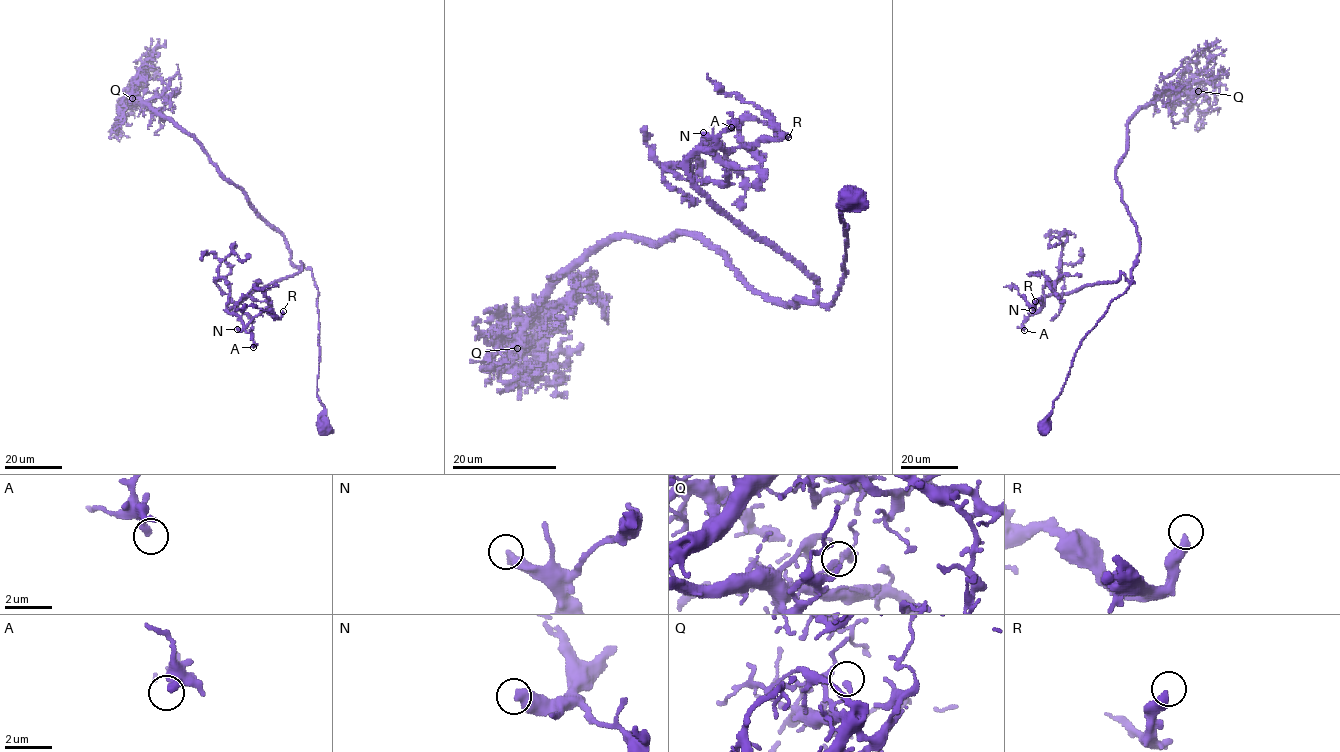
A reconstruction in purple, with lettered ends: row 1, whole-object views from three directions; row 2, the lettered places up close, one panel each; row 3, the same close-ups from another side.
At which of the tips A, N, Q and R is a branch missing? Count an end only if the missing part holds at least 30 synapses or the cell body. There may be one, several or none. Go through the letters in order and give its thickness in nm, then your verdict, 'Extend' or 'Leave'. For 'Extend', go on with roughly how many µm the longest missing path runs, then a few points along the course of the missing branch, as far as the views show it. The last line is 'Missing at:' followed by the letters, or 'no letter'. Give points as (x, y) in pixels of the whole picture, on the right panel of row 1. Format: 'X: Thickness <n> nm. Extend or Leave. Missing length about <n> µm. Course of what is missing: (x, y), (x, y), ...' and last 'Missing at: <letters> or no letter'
A: Thickness 280 nm. Leave
N: Thickness 500 nm. Extend. Missing length about 40 µm. Course of what is missing: (1032, 310), (1023, 279), (1012, 264), (1036, 266), (1047, 259)
Q: Thickness 200 nm. Leave
R: Thickness 360 nm. Leave
Missing at: N

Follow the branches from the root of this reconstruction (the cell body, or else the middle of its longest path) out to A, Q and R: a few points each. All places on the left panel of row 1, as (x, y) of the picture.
A: (324, 424), (316, 385), (318, 290), (309, 268), (302, 263), (298, 272), (228, 310), (253, 347)
Q: (324, 424), (316, 385), (318, 290), (312, 271), (292, 263), (285, 238), (192, 136), (132, 98)
R: (324, 424), (309, 268), (302, 263), (228, 311), (248, 325), (283, 311)

